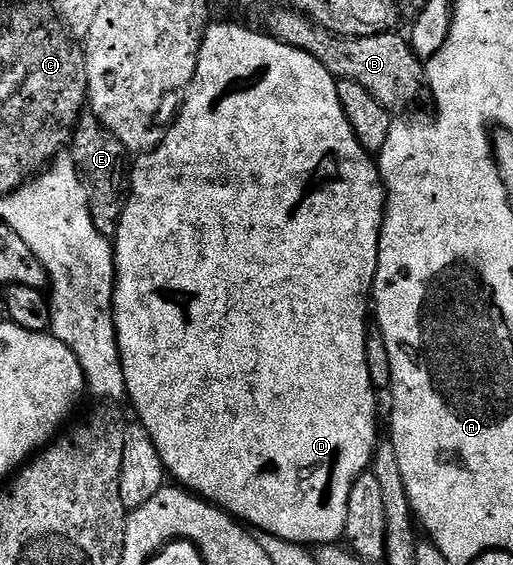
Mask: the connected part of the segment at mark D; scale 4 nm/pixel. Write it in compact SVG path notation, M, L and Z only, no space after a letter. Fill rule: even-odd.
M218 22L215 26L205 27L202 44L198 47L198 63L194 69L194 77L189 79L186 99L182 102L182 111L178 119L162 135L162 142L155 150L141 155L138 162L133 163L128 174L128 197L126 207L118 221L118 232L112 239L114 247L114 327L118 333L118 351L120 364L124 368L124 384L126 398L134 405L138 413L137 421L146 429L148 436L152 436L152 444L156 444L156 452L160 452L160 460L164 464L167 475L179 487L185 488L191 494L197 494L211 506L226 511L232 518L255 531L280 536L280 540L295 542L298 546L307 548L328 546L343 541L348 524L348 496L352 492L352 484L360 475L367 473L370 463L374 461L374 452L378 448L378 398L374 385L368 376L368 360L366 359L366 314L368 318L368 303L372 298L374 277L378 267L378 249L380 248L380 232L382 231L382 217L386 214L386 187L382 184L382 176L378 173L377 161L356 140L356 132L352 132L352 124L348 124L348 116L344 116L344 108L340 104L338 82L308 52L300 48L292 48L283 42L277 42L269 33L253 34L246 26L233 26L230 22Z

